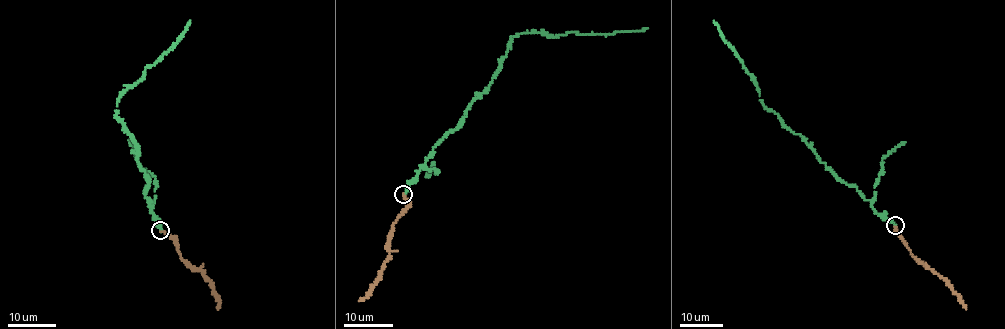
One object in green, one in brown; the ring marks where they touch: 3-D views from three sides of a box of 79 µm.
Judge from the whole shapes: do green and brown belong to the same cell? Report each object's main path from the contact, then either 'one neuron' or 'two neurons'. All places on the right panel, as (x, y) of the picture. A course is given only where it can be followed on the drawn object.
course green (895, 225), (878, 215), (872, 202), (835, 175), (812, 147), (763, 105), (750, 74), (713, 21); course brown (895, 226), (913, 256), (944, 279), (966, 309); one neuron

